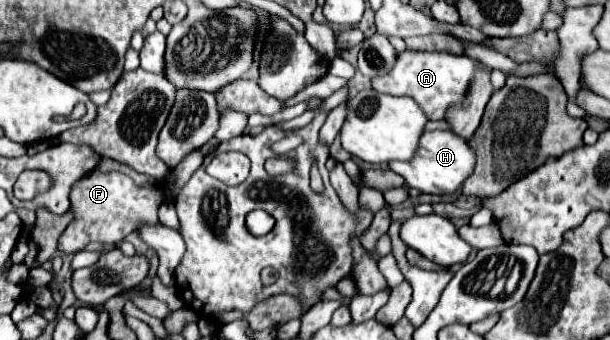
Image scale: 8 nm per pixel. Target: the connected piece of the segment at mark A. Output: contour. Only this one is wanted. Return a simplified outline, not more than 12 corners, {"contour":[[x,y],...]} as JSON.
{"contour":[[401,51],[371,79],[379,93],[407,95],[429,119],[463,101],[477,61]]}

